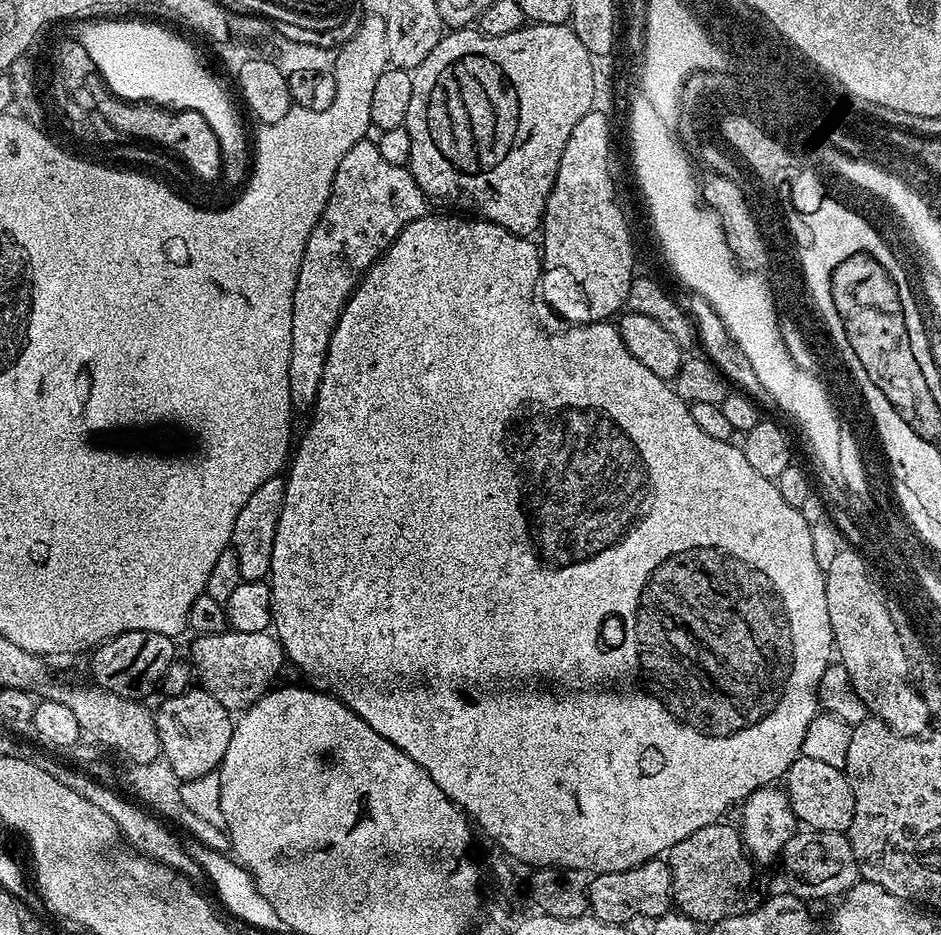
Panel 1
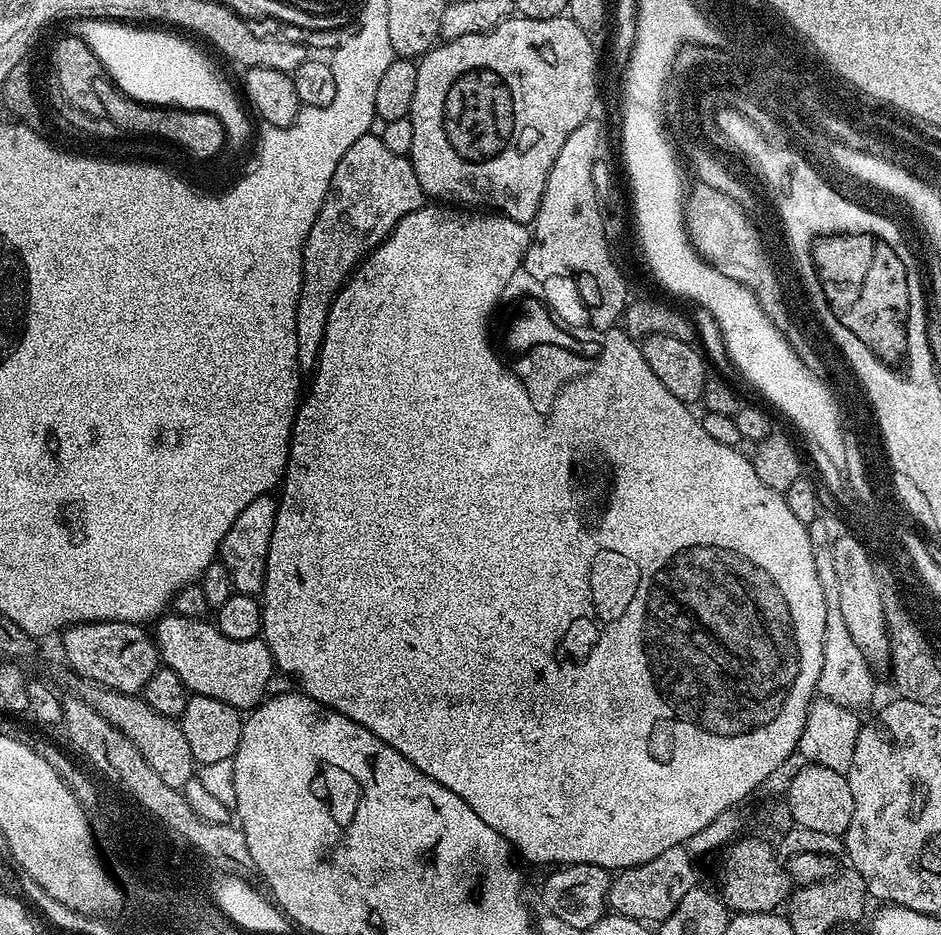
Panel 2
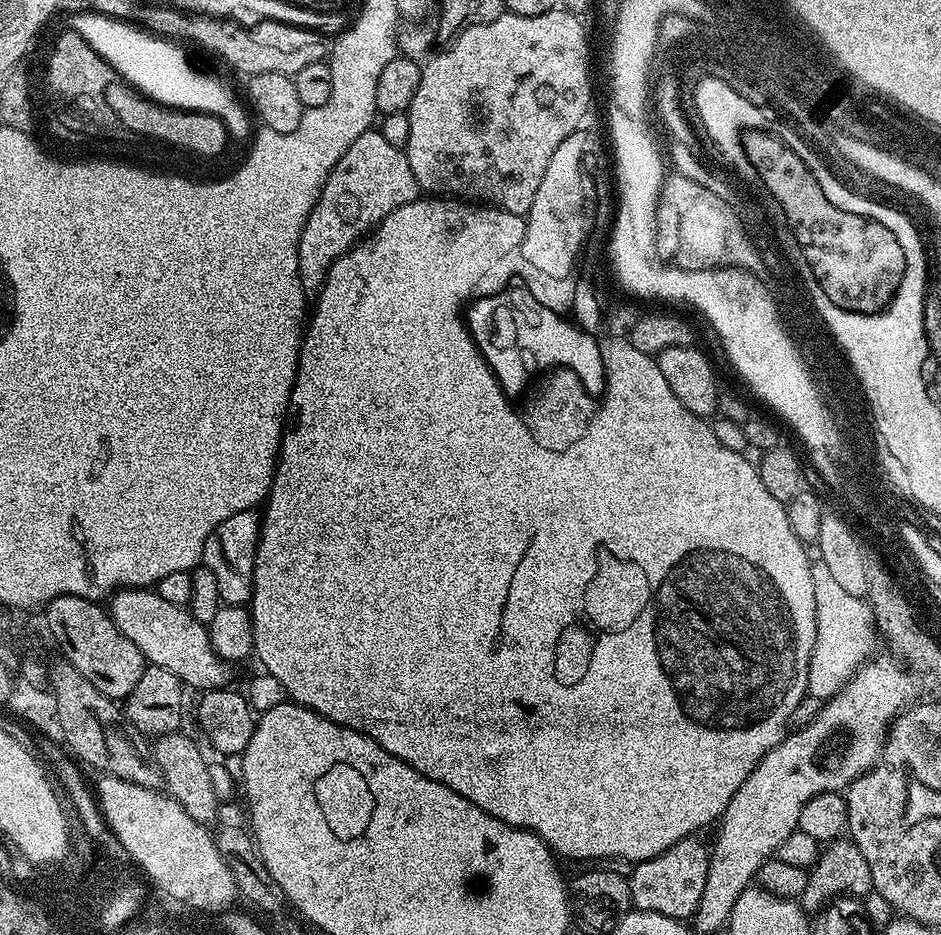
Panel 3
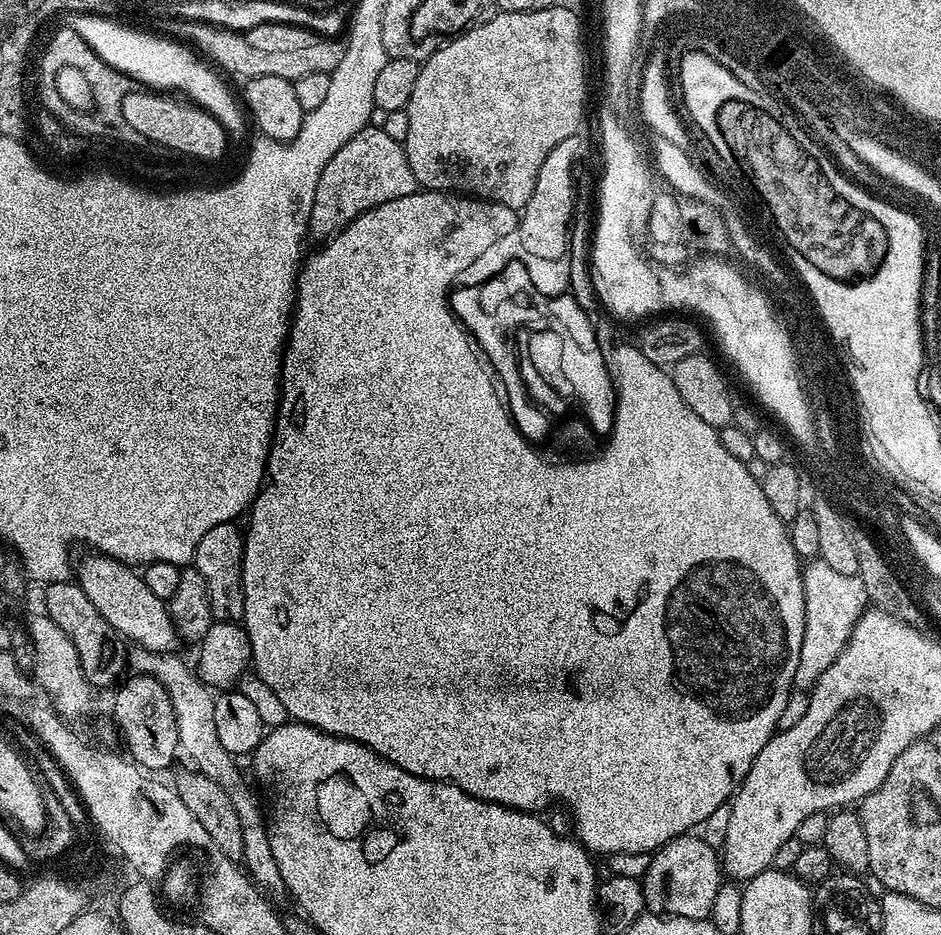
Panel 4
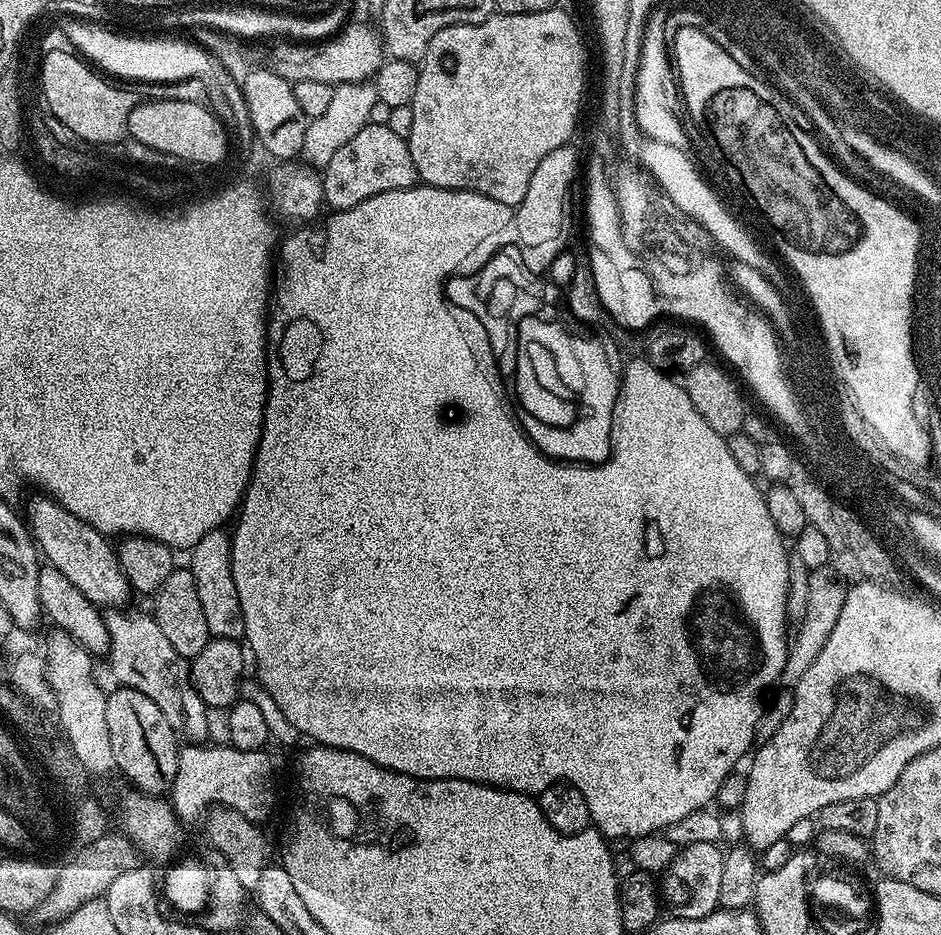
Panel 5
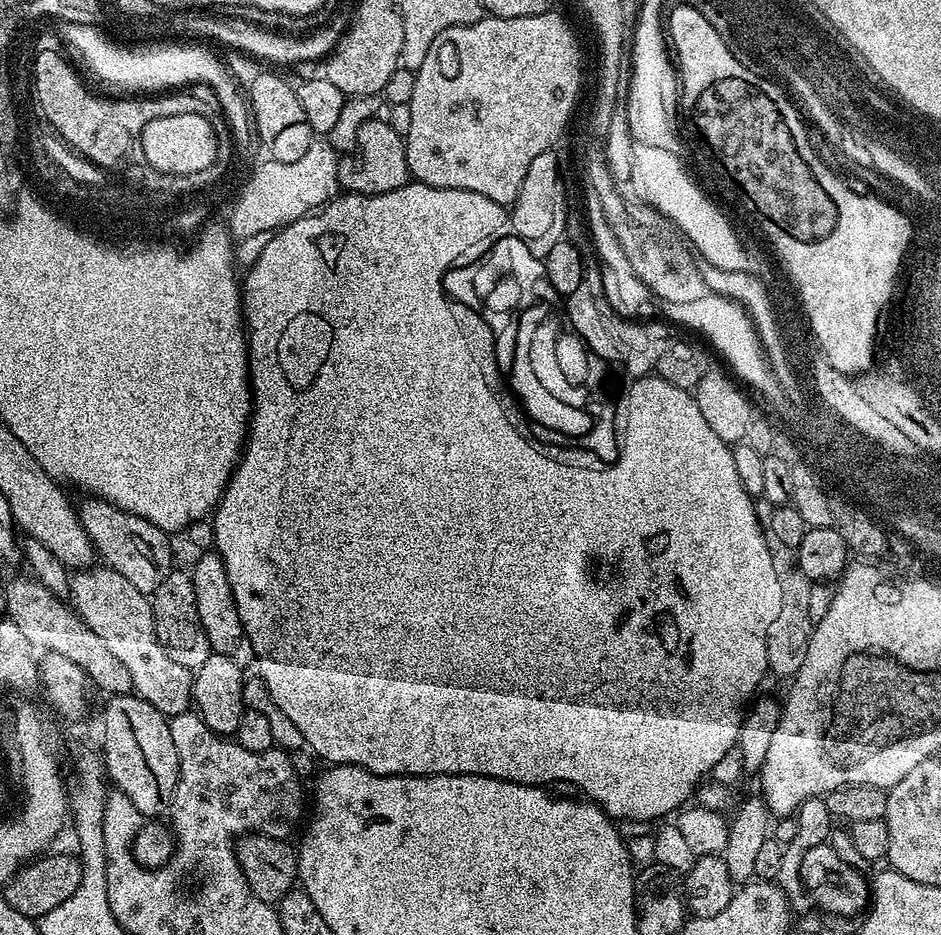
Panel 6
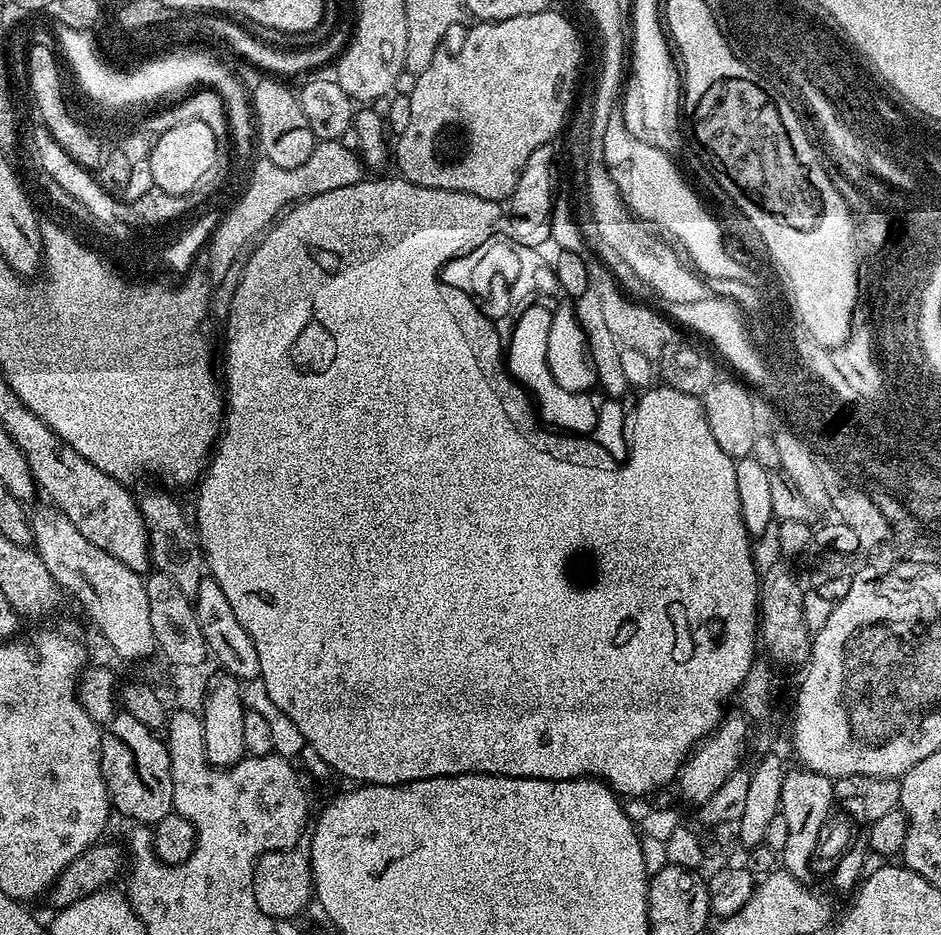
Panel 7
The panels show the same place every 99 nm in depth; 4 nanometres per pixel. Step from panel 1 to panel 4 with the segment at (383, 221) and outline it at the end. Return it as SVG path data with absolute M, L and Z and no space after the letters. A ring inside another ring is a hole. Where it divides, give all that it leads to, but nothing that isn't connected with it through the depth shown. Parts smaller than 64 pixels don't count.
M380 126L358 130L358 134L326 162L326 170L322 170L322 178L318 178L318 190L314 190L314 206L308 219L311 239L323 242L372 208L406 198L417 190L414 170L410 170L403 143L390 138Z

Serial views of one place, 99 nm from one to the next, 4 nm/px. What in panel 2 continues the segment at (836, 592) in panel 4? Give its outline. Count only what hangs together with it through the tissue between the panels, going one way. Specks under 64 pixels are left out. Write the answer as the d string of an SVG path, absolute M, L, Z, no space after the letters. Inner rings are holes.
M817 551L815 553L816 569L818 570L818 582L822 582L822 590L826 598L826 634L824 635L824 645L822 646L822 670L818 674L816 691L819 695L833 700L834 703L841 704L846 708L853 710L859 709L859 704L864 704L872 696L874 683L868 678L864 669L864 662L860 658L856 648L852 648L852 642L848 639L848 633L844 632L844 624L840 621L840 616L835 616L836 603L836 584L834 575L834 558L831 551Z

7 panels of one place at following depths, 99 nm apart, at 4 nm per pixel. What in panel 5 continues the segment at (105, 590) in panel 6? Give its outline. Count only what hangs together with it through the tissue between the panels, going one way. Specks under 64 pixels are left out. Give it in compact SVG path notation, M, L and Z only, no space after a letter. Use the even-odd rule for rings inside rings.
M112 606L104 612L106 630L110 630L106 663L112 667L115 683L146 694L146 698L150 698L150 702L154 702L154 706L158 706L158 710L166 714L166 722L170 722L170 726L185 741L207 741L210 710L202 702L198 690L194 690L189 661L182 654L178 654L174 646L170 646L170 641L166 634L162 634L155 615L124 611L128 610Z

